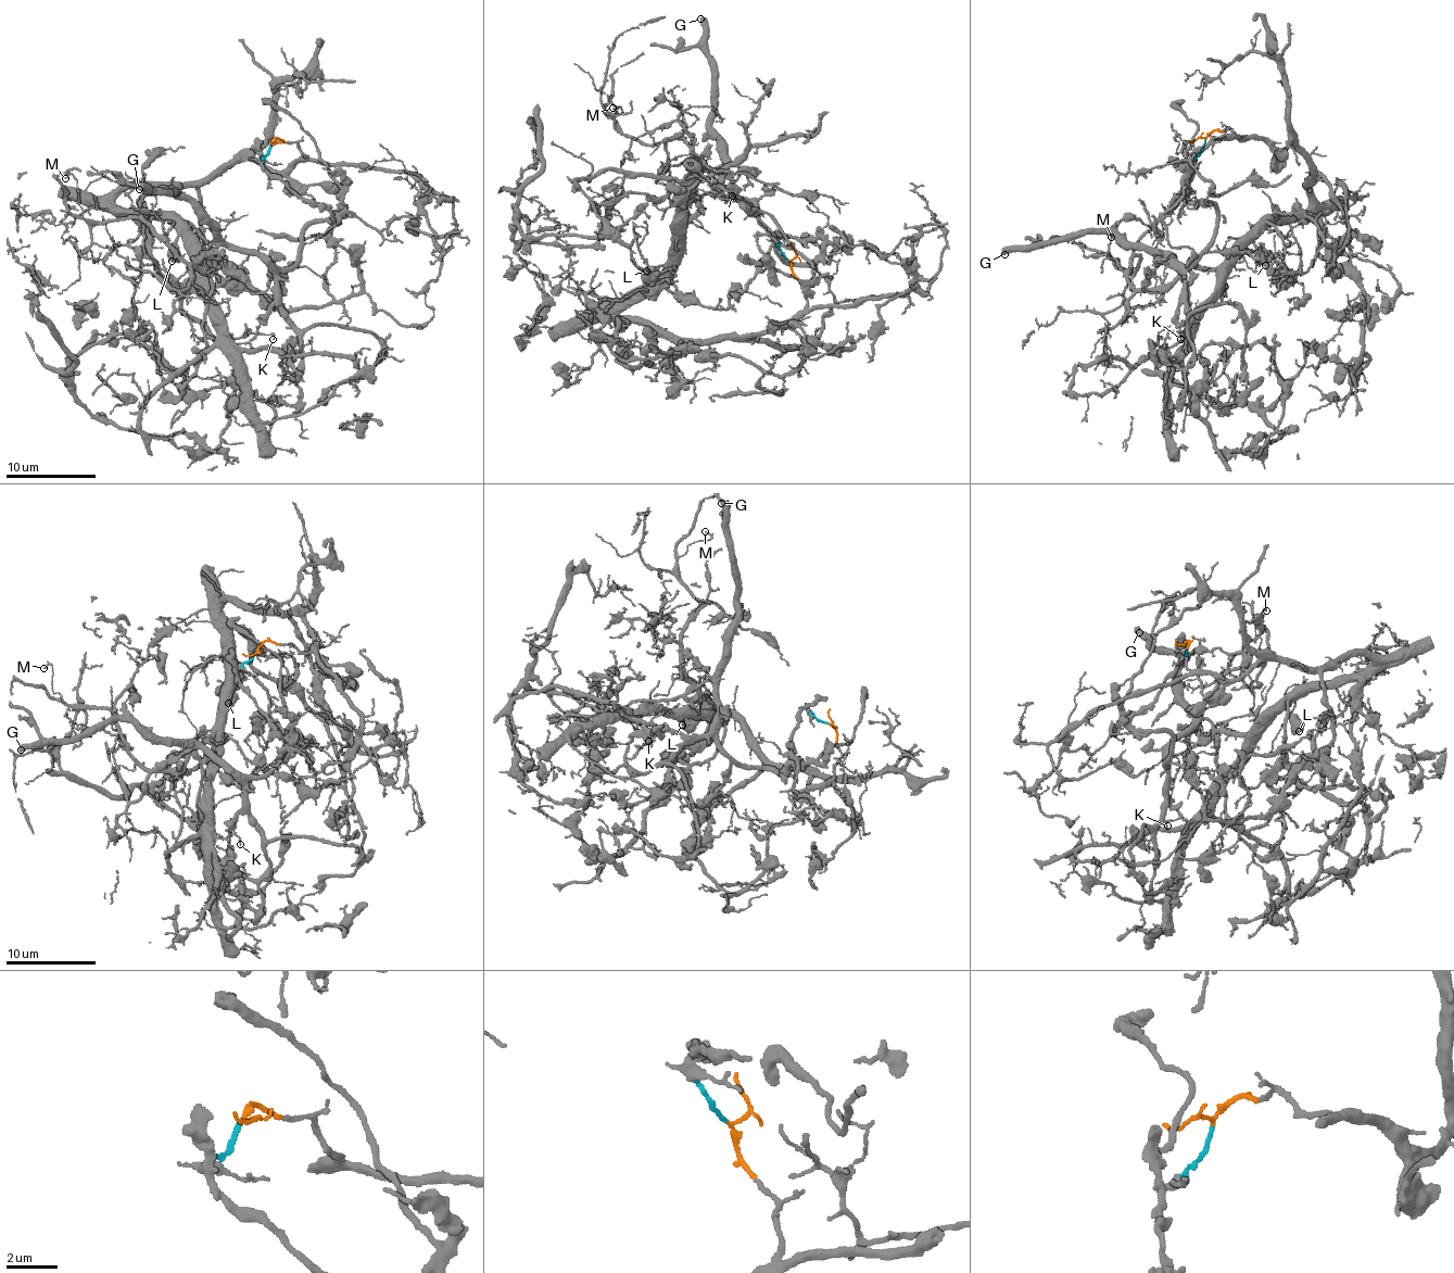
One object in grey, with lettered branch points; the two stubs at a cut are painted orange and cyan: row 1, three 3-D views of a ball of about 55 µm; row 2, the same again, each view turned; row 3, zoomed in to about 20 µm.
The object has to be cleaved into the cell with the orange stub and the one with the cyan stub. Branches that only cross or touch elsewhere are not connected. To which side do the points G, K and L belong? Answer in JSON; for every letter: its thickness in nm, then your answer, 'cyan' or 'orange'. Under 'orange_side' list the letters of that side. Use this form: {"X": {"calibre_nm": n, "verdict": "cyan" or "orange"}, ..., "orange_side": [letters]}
{"G": {"calibre_nm": 550, "verdict": "cyan"}, "K": {"calibre_nm": 120, "verdict": "cyan"}, "L": {"calibre_nm": 700, "verdict": "orange"}, "orange_side": ["L"]}

